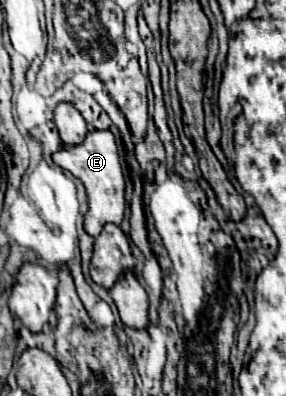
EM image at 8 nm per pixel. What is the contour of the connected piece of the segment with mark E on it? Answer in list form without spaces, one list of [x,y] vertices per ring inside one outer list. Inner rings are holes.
[[[90,131],[82,145],[74,147],[62,147],[52,155],[54,163],[62,169],[68,169],[72,175],[76,175],[88,193],[88,213],[84,217],[84,229],[92,237],[98,237],[102,233],[102,227],[106,223],[120,225],[124,219],[126,199],[124,199],[124,175],[120,169],[118,149],[114,135],[108,131]]]

